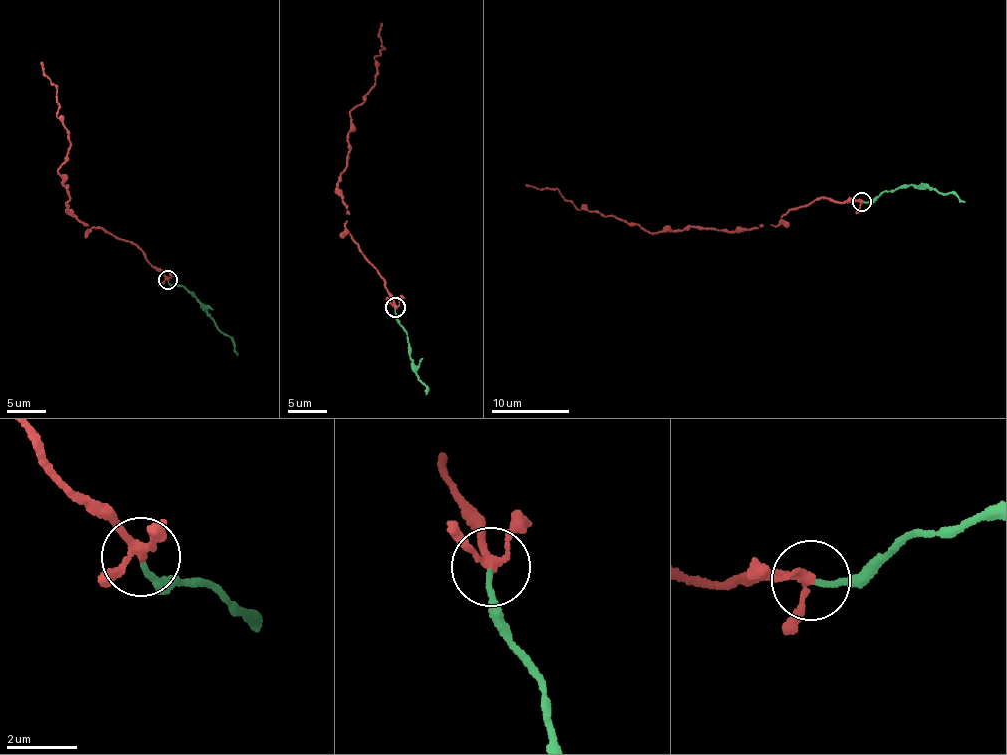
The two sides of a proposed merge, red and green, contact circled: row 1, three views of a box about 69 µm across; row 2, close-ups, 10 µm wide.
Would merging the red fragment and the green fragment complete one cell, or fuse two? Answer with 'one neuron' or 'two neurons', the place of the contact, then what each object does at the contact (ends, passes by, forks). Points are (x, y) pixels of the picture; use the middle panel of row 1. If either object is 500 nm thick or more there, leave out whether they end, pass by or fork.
one neuron | (395, 307) | red forks | green ends

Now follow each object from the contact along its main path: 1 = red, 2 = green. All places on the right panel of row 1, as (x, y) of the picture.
1: (861, 201), (818, 198), (776, 225), (755, 228), (649, 233), (579, 210), (557, 190), (525, 184)
2: (863, 201), (874, 201), (882, 192), (897, 187), (926, 186), (953, 194), (965, 202)

